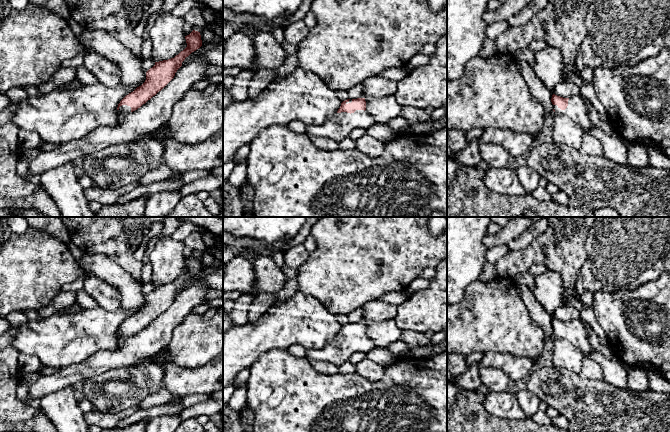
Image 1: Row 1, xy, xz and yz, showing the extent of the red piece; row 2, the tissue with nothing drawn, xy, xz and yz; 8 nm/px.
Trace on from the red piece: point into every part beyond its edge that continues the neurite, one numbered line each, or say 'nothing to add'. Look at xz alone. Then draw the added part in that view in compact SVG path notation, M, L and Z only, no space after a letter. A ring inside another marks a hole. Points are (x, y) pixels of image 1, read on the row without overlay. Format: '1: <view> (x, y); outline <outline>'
1: xz (339, 350); outline M356 334L354 337L341 336L328 342L319 350L307 349L306 358L325 361L340 366L357 352L368 353L376 345L366 334Z

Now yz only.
1: yz (577, 334); outline M582 320L570 321L565 334L561 334L557 329L553 329L553 333L557 338L568 340L580 349L585 357L589 357L590 353L595 350L589 341L588 330Z

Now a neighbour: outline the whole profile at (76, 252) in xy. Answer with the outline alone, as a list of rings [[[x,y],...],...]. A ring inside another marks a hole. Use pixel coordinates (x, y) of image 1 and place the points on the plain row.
[[[69,240],[66,245],[72,253],[74,259],[78,262],[81,259],[83,252],[71,240]]]

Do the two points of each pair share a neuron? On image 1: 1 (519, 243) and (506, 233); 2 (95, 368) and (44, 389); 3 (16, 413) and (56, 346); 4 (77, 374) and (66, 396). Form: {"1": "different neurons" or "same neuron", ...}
{"1": "different neurons", "2": "same neuron", "3": "different neurons", "4": "different neurons"}

